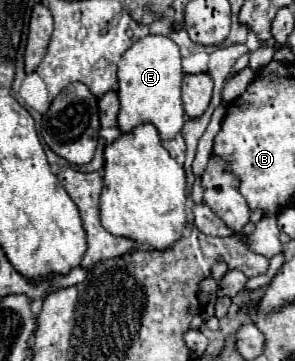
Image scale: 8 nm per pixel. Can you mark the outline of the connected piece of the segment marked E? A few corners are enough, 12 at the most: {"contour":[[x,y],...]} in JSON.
{"contour":[[138,40],[118,64],[118,128],[184,126],[178,46]]}

